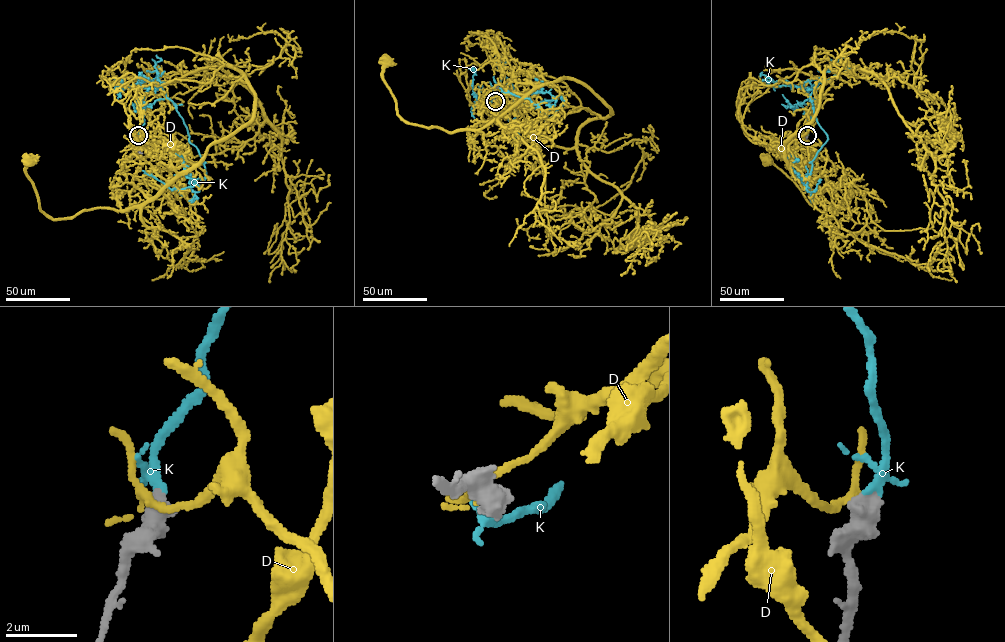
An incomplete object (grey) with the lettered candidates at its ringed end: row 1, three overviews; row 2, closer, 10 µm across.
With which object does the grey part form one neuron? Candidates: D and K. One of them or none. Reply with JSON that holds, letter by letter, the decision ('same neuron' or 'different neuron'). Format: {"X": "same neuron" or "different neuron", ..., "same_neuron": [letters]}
{"D": "different neuron", "K": "same neuron", "same_neuron": ["K"]}

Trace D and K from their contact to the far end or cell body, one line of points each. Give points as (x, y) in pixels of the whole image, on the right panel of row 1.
D: (806, 135), (801, 138), (800, 147), (787, 152), (789, 169), (817, 200), (838, 208), (831, 219), (765, 160)
K: (807, 135), (801, 104), (810, 98), (827, 139), (802, 179), (810, 190), (794, 170)

